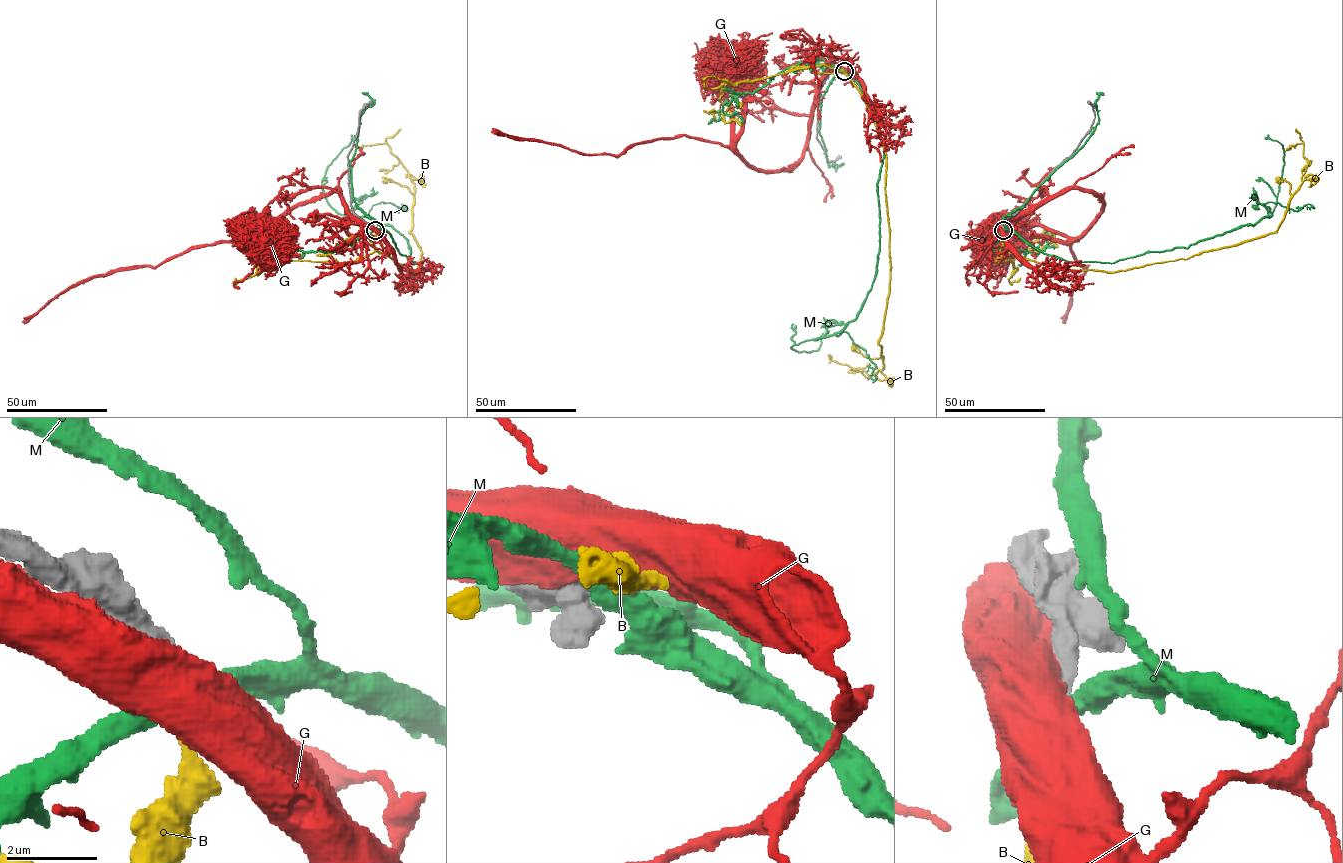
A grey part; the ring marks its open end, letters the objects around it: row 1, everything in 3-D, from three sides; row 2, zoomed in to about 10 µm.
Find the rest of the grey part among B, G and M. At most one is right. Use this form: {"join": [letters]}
{"join": ["B"]}

